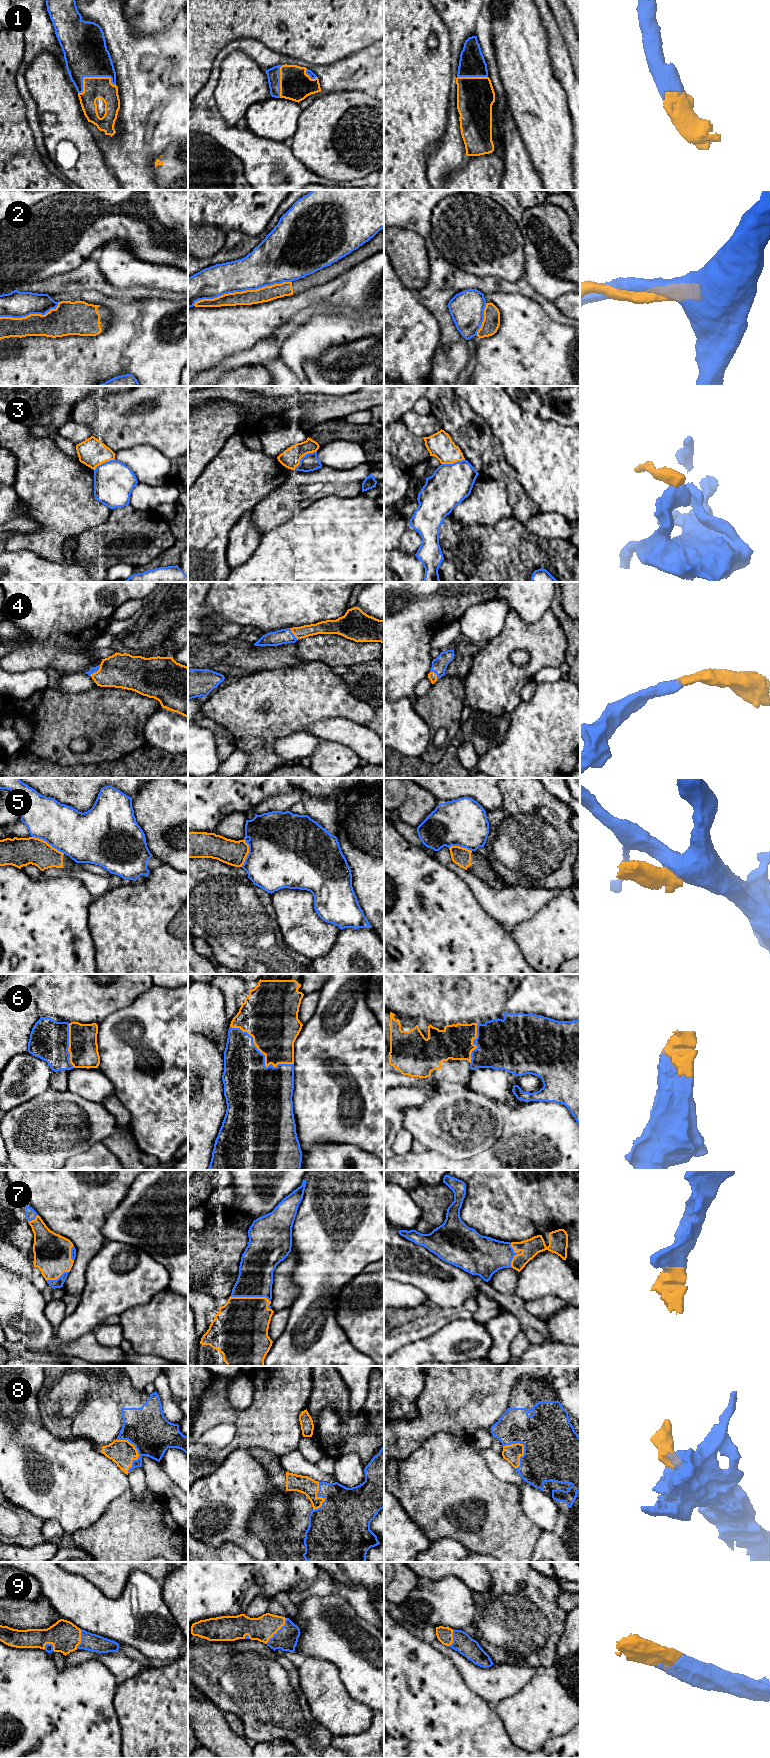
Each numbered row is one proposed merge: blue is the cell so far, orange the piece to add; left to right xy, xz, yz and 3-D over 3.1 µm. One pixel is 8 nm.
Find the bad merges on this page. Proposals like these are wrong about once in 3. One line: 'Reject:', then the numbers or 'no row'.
Reject: 2, 3, 5

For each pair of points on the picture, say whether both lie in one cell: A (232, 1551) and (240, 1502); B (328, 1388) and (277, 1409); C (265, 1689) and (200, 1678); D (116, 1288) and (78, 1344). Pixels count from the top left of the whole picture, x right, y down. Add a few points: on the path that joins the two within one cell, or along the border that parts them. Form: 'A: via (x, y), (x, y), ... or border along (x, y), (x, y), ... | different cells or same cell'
A: border along (215, 1549), (226, 1542), (233, 1542), (247, 1551) | different cells
B: border along (312, 1376), (312, 1390), (306, 1408) | different cells
C: via (249, 1689), (216, 1689) | same cell
D: border along (92, 1331), (63, 1343) | different cells

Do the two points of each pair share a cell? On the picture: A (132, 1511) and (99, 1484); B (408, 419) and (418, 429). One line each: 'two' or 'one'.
A: two
B: one

